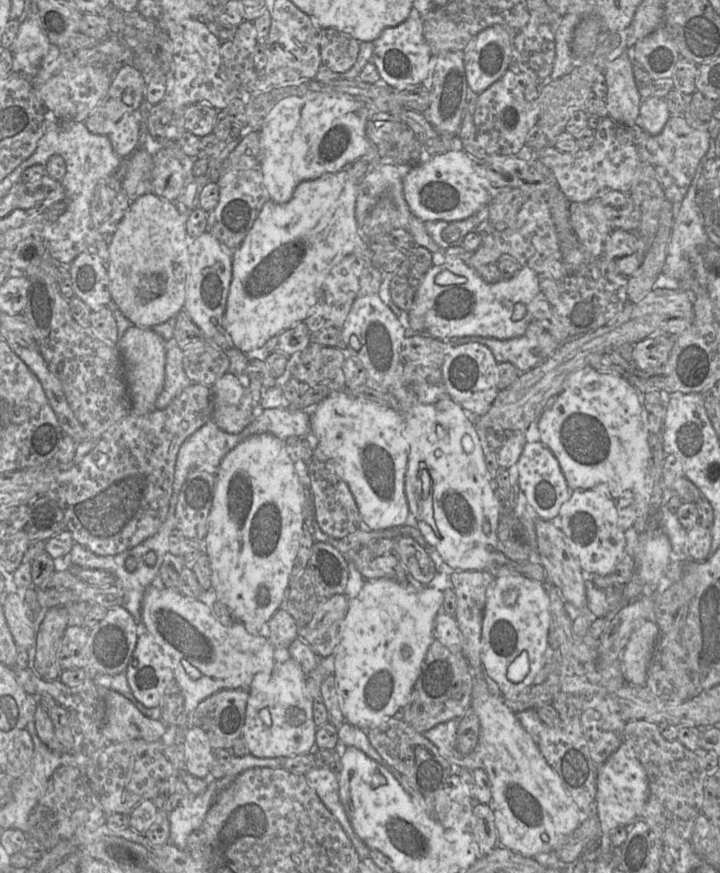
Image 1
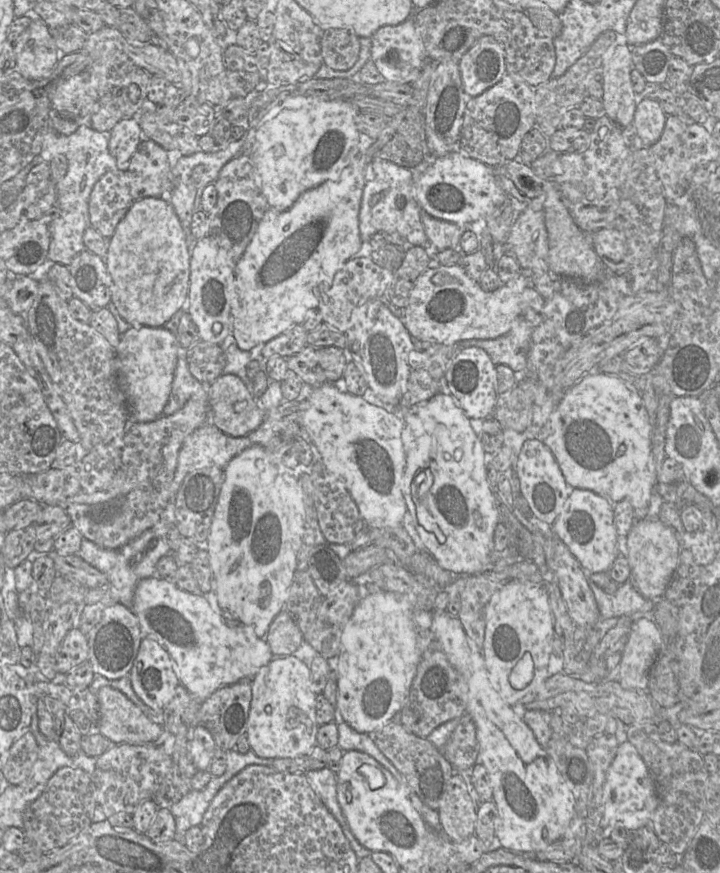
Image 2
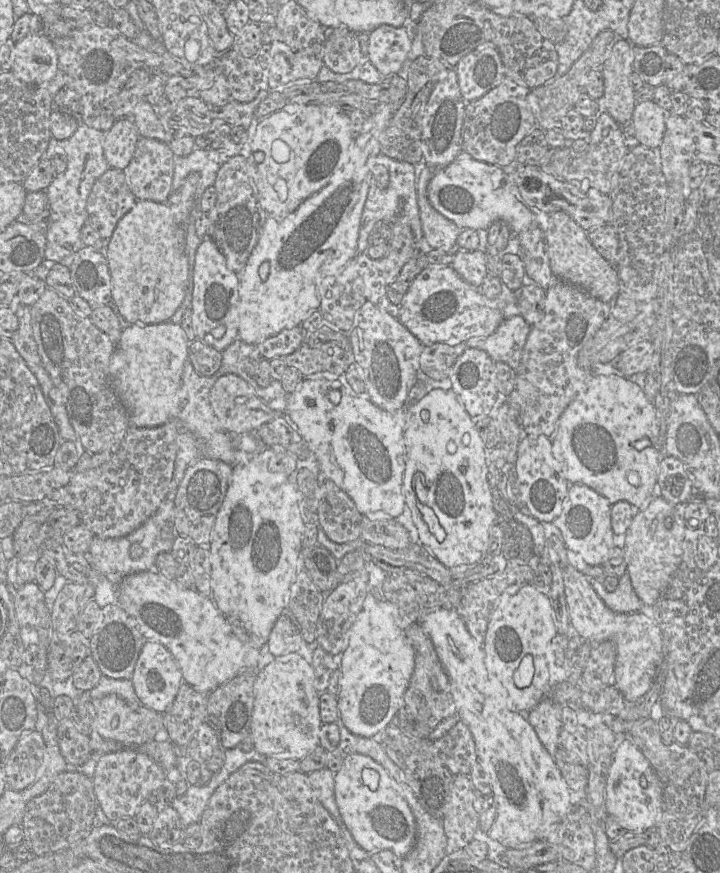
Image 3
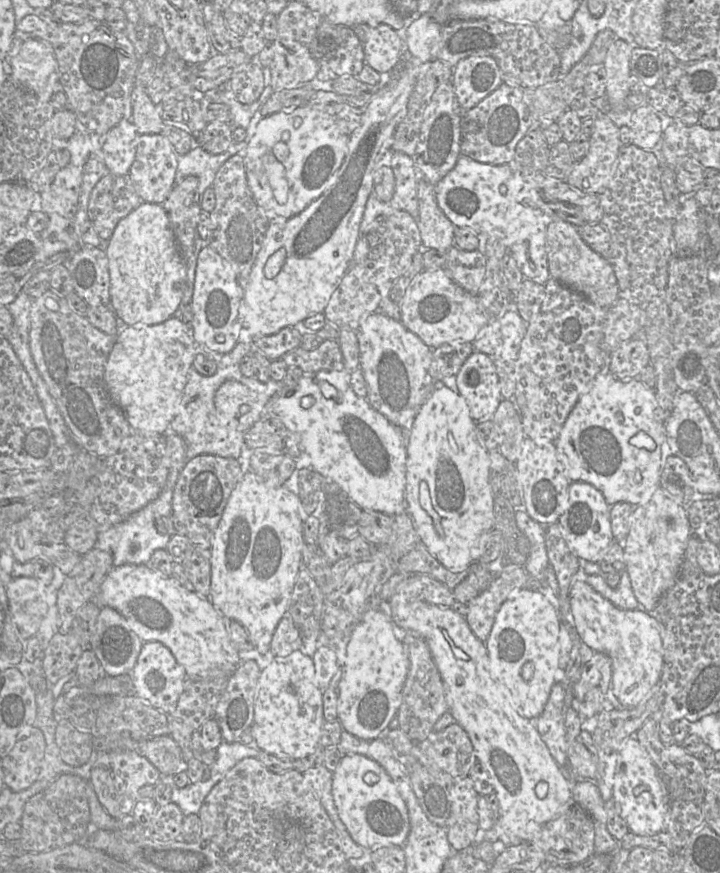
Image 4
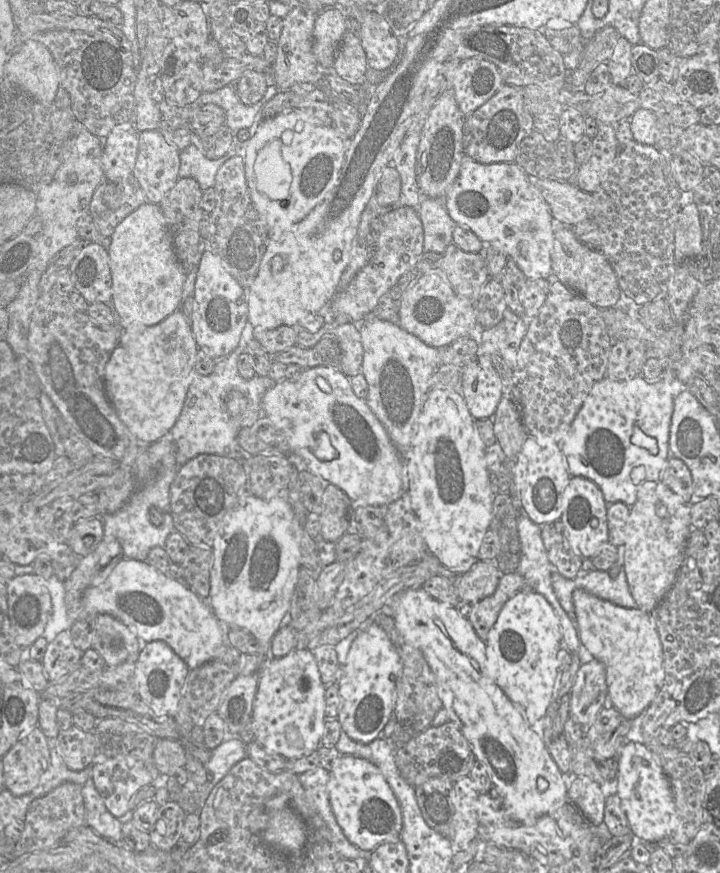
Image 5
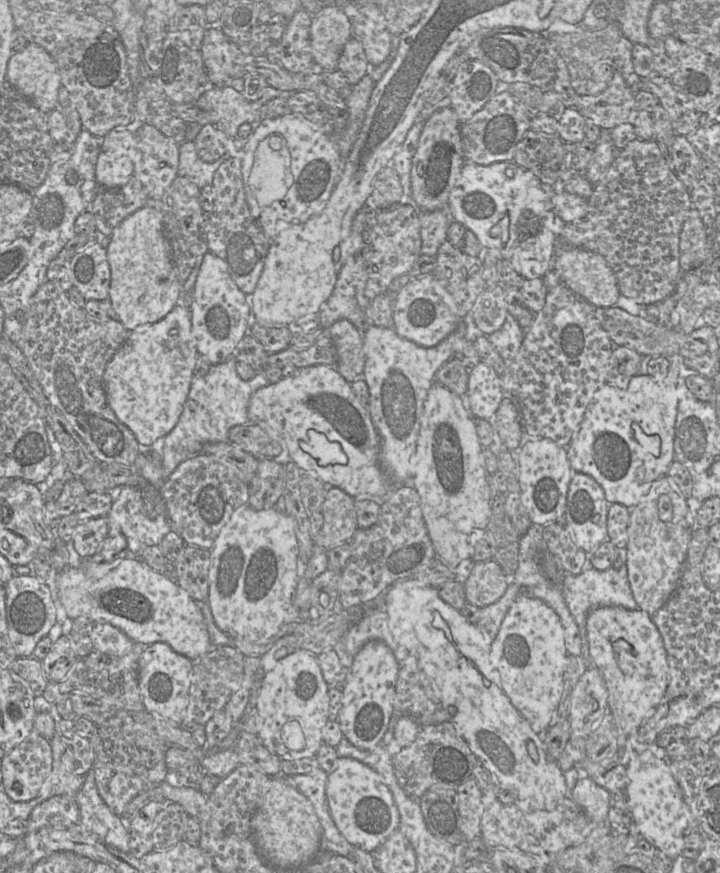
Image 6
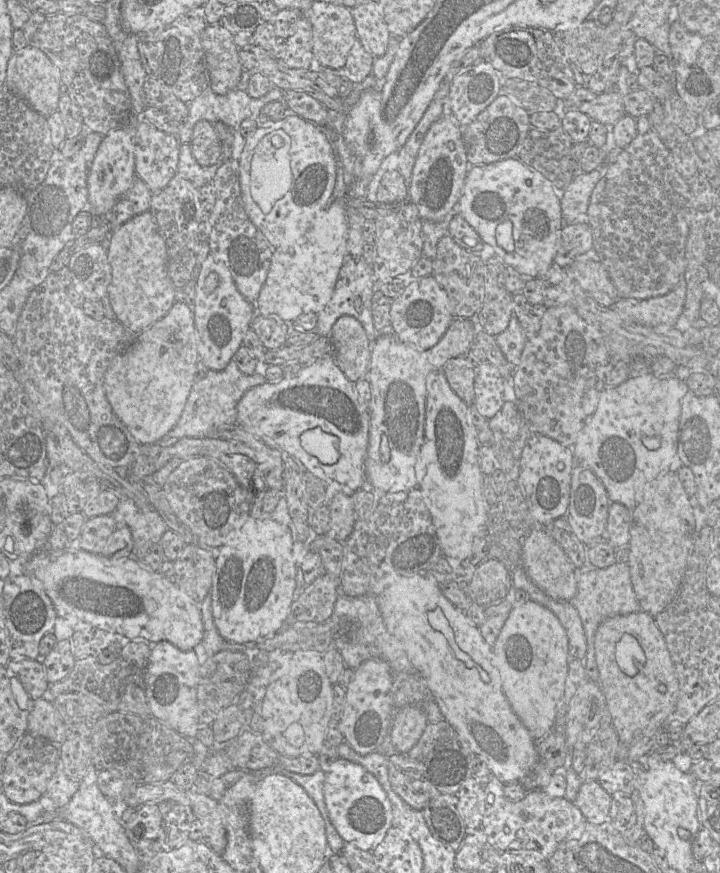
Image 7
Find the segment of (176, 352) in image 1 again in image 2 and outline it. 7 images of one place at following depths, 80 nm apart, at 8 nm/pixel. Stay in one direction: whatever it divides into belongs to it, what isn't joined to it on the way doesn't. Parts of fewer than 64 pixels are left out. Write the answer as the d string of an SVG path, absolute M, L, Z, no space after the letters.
M179 348L170 395L163 409L164 416L172 415L180 410L195 393L207 393L207 385L199 382L190 373L185 351Z

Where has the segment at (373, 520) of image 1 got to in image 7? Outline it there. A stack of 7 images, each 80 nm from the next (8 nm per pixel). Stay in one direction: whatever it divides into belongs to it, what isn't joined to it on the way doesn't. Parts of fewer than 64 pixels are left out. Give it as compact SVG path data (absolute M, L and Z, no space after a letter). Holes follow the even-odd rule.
M334 355L325 356L308 365L302 365L300 371L292 377L284 376L275 382L266 381L248 390L237 405L236 422L264 441L267 446L275 446L285 455L294 457L307 470L323 480L325 474L351 491L359 490L367 483L364 465L369 442L369 409L356 392L354 383L336 364ZM314 427L319 427L338 438L340 457L336 463L323 464L316 456L309 454L302 447L300 440L302 433Z

